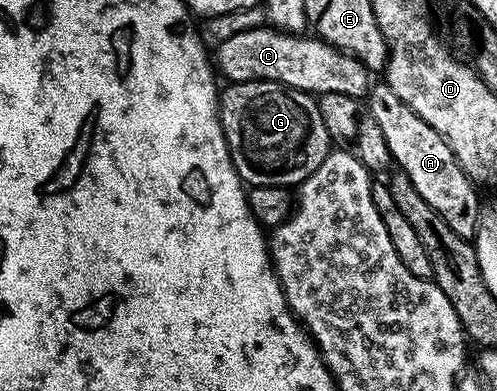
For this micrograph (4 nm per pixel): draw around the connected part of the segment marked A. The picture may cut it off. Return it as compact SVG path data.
M385 84L372 85L365 101L373 120L381 124L392 163L413 180L413 188L417 188L418 194L428 202L433 212L437 212L437 216L441 216L441 220L445 220L445 224L449 224L449 228L453 228L453 232L457 232L457 236L474 239L479 230L480 191L461 168L457 156L453 156L453 148L445 144L441 132L429 128L429 124L425 124L425 120L421 120L405 100L401 100L401 96Z

